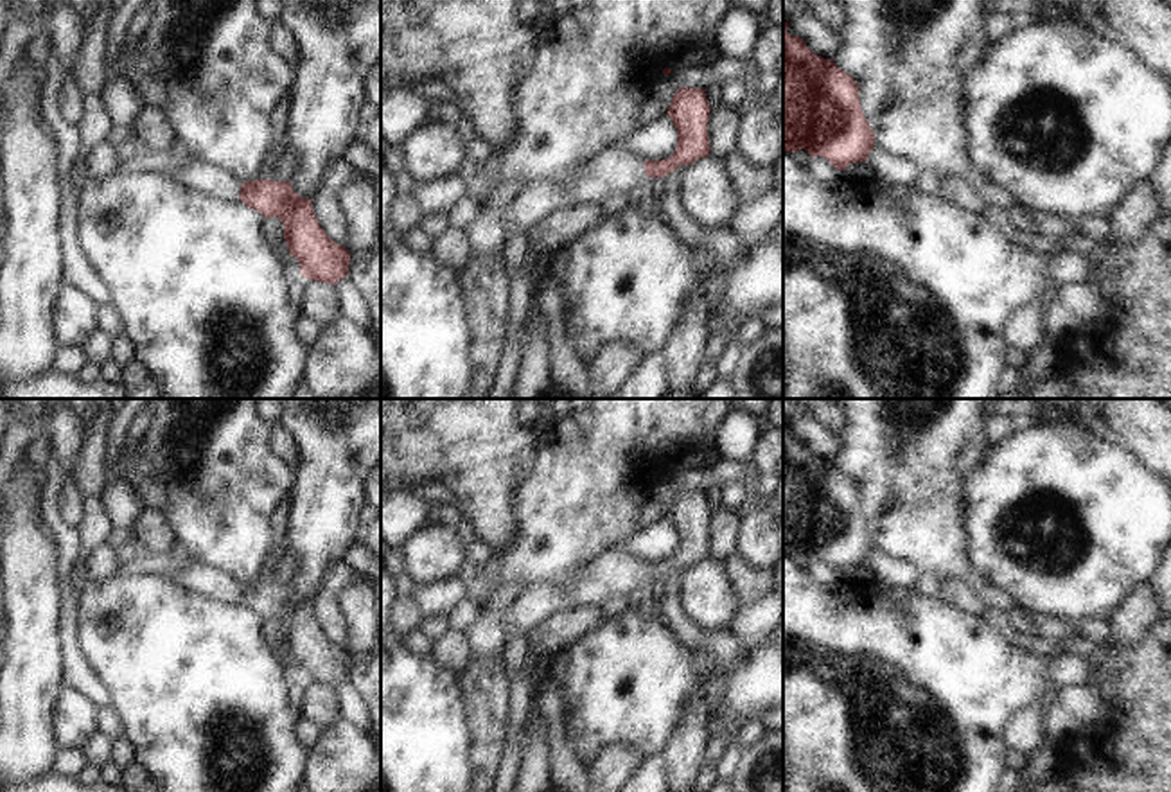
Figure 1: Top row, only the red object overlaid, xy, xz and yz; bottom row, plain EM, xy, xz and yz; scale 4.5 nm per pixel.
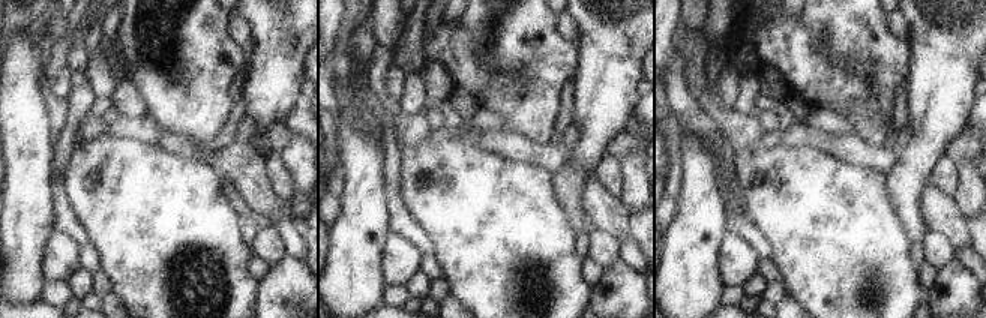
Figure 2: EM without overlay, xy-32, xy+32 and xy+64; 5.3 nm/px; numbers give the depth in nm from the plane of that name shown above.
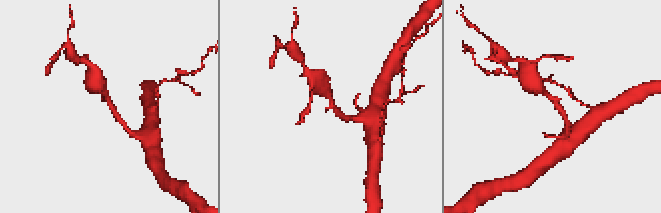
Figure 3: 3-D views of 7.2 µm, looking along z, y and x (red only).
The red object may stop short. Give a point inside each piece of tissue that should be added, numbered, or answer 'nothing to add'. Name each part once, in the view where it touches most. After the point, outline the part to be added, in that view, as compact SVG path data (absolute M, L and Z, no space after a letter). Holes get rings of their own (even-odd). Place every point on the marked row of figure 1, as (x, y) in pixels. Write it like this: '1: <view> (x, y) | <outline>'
1: xy (209, 180) | M185 160L183 167L172 176L172 180L226 203L239 201L242 185L242 181L232 172L196 160Z

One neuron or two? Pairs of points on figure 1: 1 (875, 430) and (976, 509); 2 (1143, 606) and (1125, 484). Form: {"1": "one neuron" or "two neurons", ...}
{"1": "two neurons", "2": "two neurons"}

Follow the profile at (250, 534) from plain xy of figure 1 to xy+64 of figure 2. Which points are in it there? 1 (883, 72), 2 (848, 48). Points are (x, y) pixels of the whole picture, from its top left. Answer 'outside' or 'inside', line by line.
1: inside
2: inside

